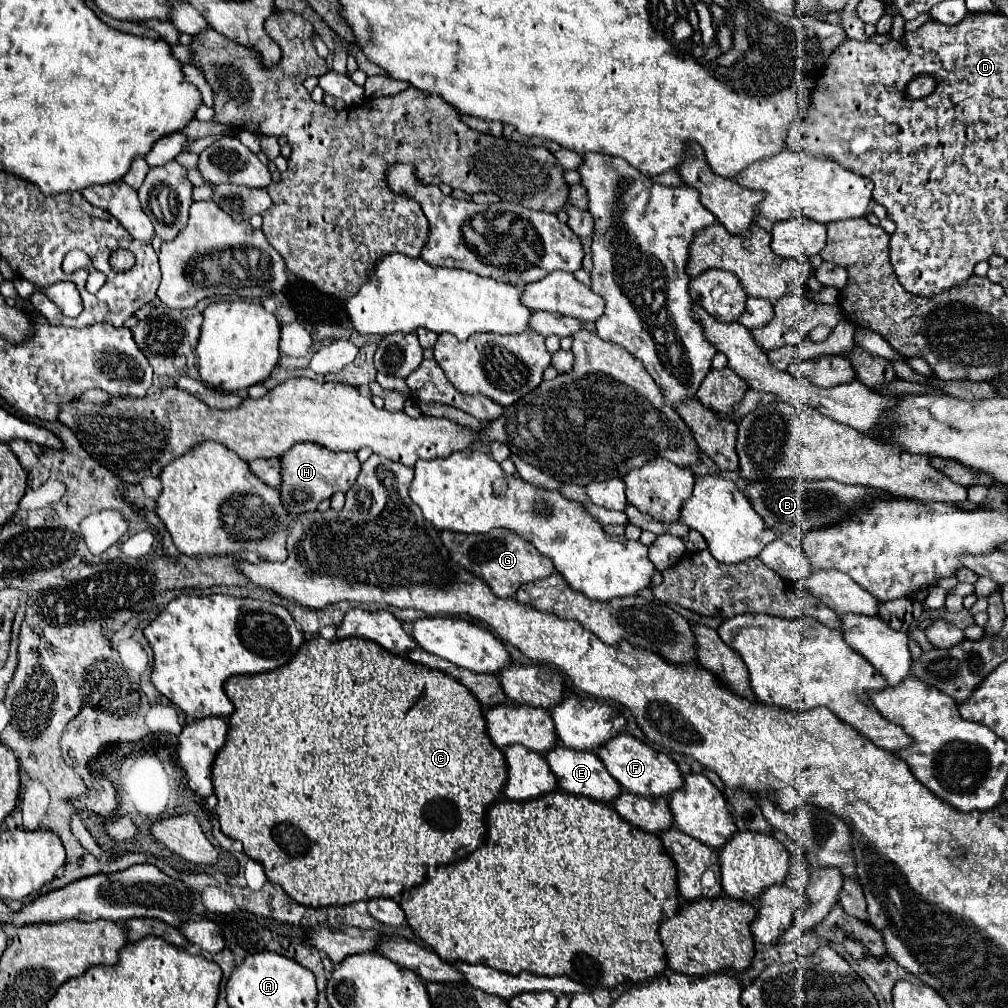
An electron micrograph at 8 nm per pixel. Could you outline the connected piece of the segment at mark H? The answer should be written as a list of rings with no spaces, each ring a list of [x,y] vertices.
[[[301,442],[291,448],[283,456],[283,486],[281,486],[281,500],[291,514],[305,514],[315,512],[319,502],[331,500],[337,492],[349,492],[355,486],[359,476],[359,460],[355,452],[331,452],[319,444]]]

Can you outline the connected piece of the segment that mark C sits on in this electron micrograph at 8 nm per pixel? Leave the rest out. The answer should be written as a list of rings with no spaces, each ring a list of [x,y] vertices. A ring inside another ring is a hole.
[[[317,636],[307,640],[289,664],[273,672],[229,678],[225,682],[225,692],[229,694],[235,712],[231,716],[227,744],[213,762],[213,786],[215,796],[219,798],[215,812],[221,830],[229,838],[239,840],[243,852],[263,864],[267,878],[273,884],[279,884],[295,902],[303,906],[339,906],[373,898],[399,900],[405,890],[419,886],[439,866],[459,862],[485,844],[485,816],[489,806],[503,794],[507,784],[507,762],[487,734],[479,700],[475,700],[475,696],[471,696],[471,692],[455,678],[407,660],[405,656],[395,656],[371,640],[345,638],[329,642]]]

